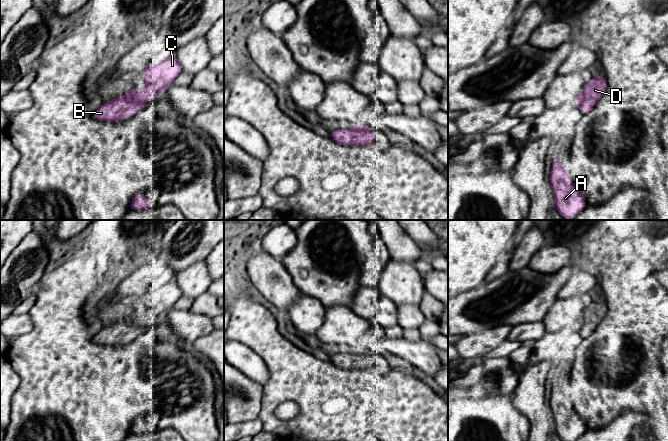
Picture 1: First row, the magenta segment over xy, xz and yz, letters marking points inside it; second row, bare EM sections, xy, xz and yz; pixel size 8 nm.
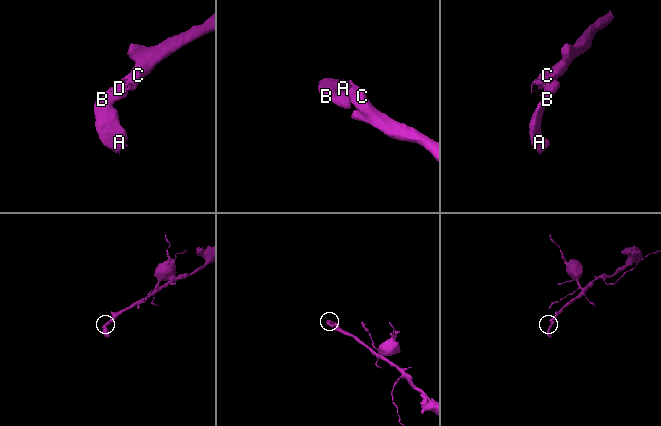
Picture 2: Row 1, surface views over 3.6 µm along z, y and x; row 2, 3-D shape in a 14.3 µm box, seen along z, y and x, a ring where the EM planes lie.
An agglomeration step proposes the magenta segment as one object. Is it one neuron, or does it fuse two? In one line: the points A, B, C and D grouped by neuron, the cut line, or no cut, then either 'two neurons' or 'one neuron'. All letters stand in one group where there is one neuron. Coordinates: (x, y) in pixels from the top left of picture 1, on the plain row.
A B D / C | xy (127, 317), (135, 324), (145, 327) | two neurons

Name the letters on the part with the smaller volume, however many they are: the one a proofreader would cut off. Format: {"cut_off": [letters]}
{"cut_off": ["A", "B", "D"]}

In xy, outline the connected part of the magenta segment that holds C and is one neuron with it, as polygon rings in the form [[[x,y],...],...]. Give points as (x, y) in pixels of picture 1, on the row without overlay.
[[[175,278],[164,284],[160,288],[150,288],[140,298],[149,305],[145,307],[141,316],[129,316],[128,311],[126,317],[135,325],[146,327],[150,320],[162,317],[173,309],[174,304],[182,296],[181,288]]]

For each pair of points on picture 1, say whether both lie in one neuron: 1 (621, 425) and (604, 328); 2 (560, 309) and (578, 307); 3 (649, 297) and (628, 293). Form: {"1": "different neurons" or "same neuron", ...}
{"1": "different neurons", "2": "same neuron", "3": "same neuron"}

